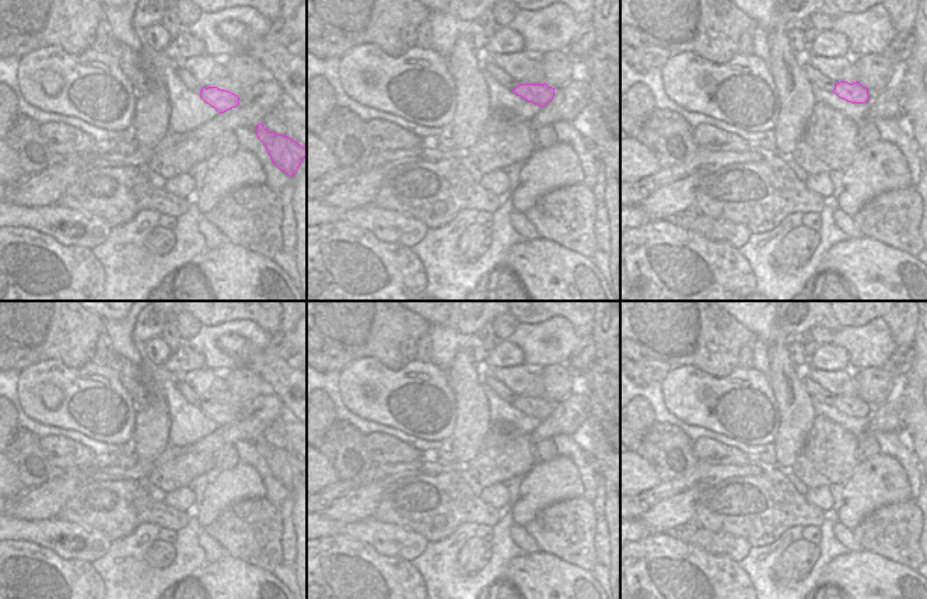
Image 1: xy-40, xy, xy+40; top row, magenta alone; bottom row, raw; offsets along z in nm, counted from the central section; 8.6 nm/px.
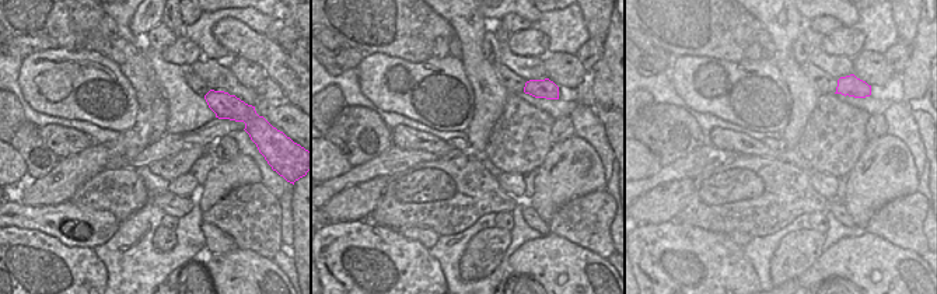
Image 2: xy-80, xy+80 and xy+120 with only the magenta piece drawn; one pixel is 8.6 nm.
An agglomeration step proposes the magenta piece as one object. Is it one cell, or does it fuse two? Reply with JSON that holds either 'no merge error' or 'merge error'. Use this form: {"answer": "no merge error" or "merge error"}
{"answer": "merge error"}

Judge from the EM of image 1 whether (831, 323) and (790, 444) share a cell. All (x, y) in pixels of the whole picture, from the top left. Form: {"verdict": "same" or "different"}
{"verdict": "different"}

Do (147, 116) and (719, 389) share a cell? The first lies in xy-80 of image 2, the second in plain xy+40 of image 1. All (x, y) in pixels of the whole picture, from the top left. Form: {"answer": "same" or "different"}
{"answer": "different"}

